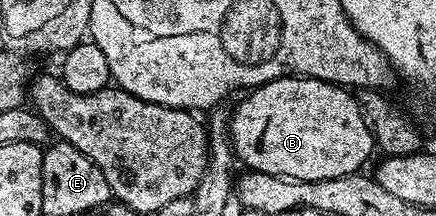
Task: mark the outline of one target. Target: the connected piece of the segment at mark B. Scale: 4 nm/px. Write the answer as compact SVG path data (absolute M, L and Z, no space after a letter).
M289 77L287 79L275 79L269 83L263 83L261 87L251 88L248 95L236 107L236 112L231 112L228 124L228 134L232 141L232 150L241 164L245 163L245 168L271 175L281 175L283 179L301 179L302 181L322 181L323 179L337 179L343 175L355 175L361 170L360 167L374 152L372 141L372 128L366 125L362 117L360 107L356 103L355 94L349 93L343 87L337 87L334 83L324 83L320 79L306 79L303 77Z

